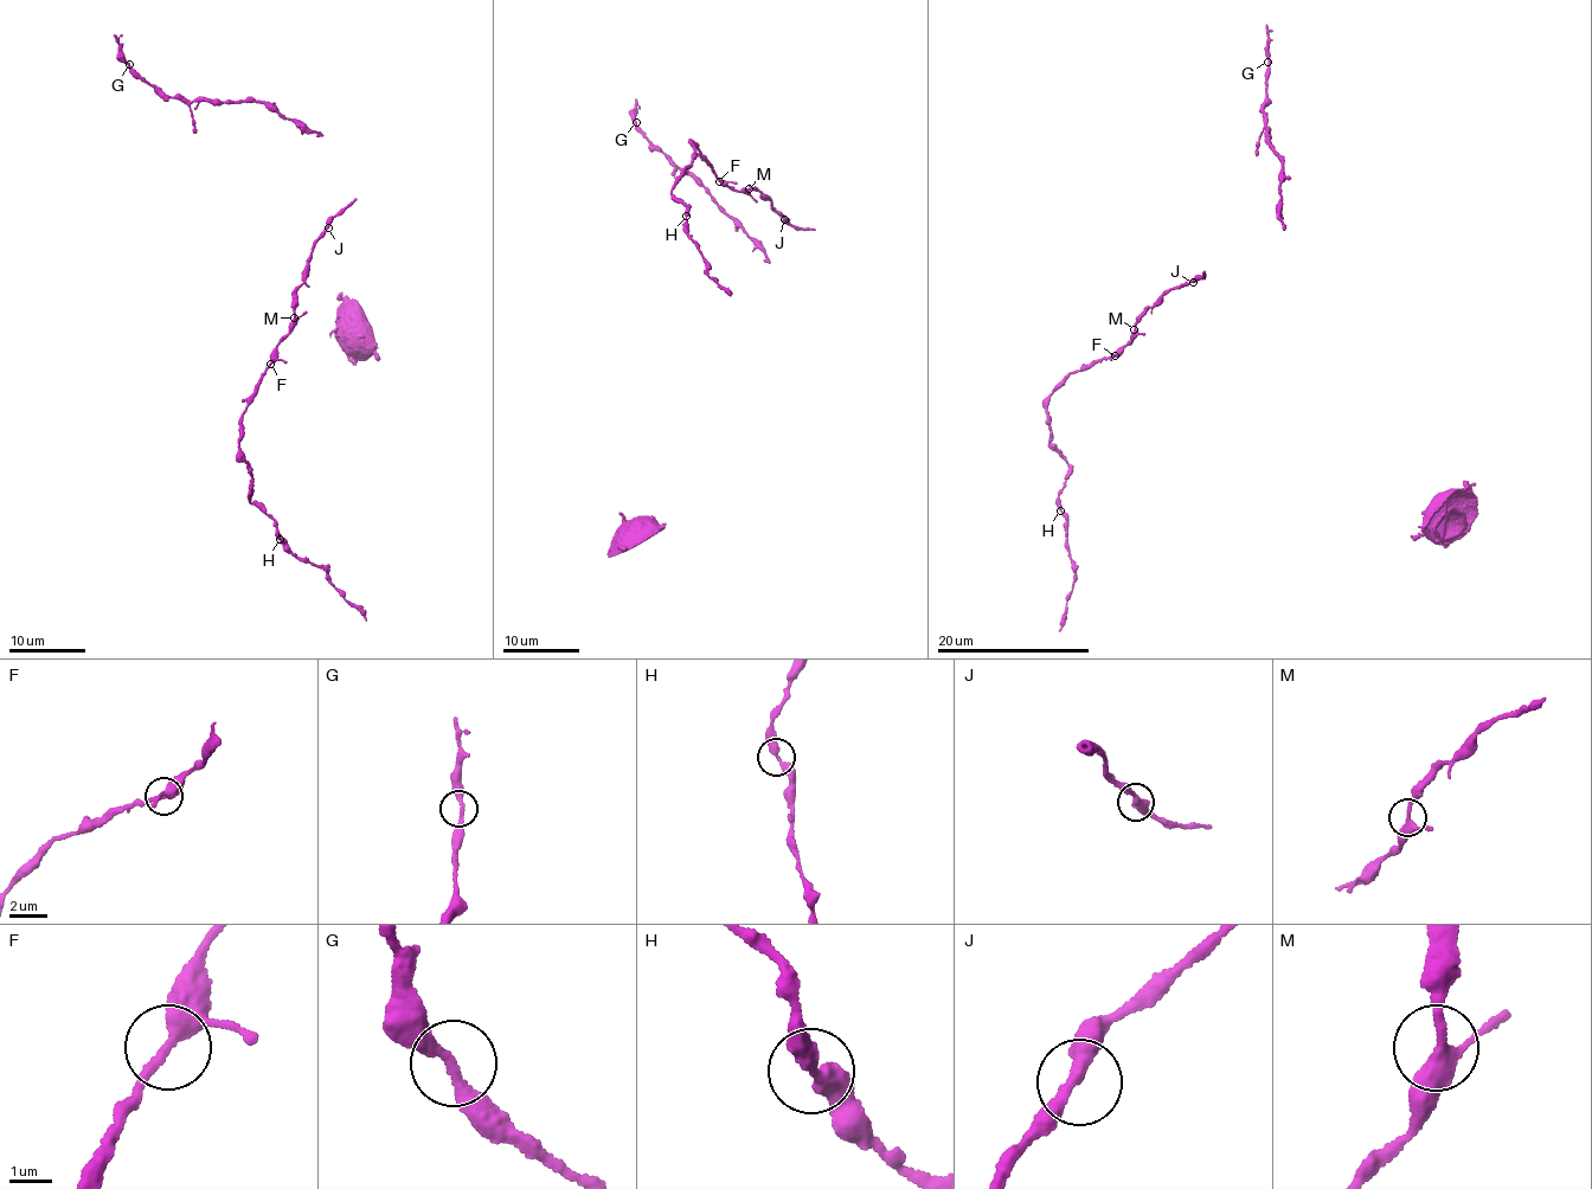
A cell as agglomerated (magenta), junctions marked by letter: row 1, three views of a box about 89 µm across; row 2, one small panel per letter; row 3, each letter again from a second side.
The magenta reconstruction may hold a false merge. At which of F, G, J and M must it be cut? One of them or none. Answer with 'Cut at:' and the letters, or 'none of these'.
Cut at: none of these

